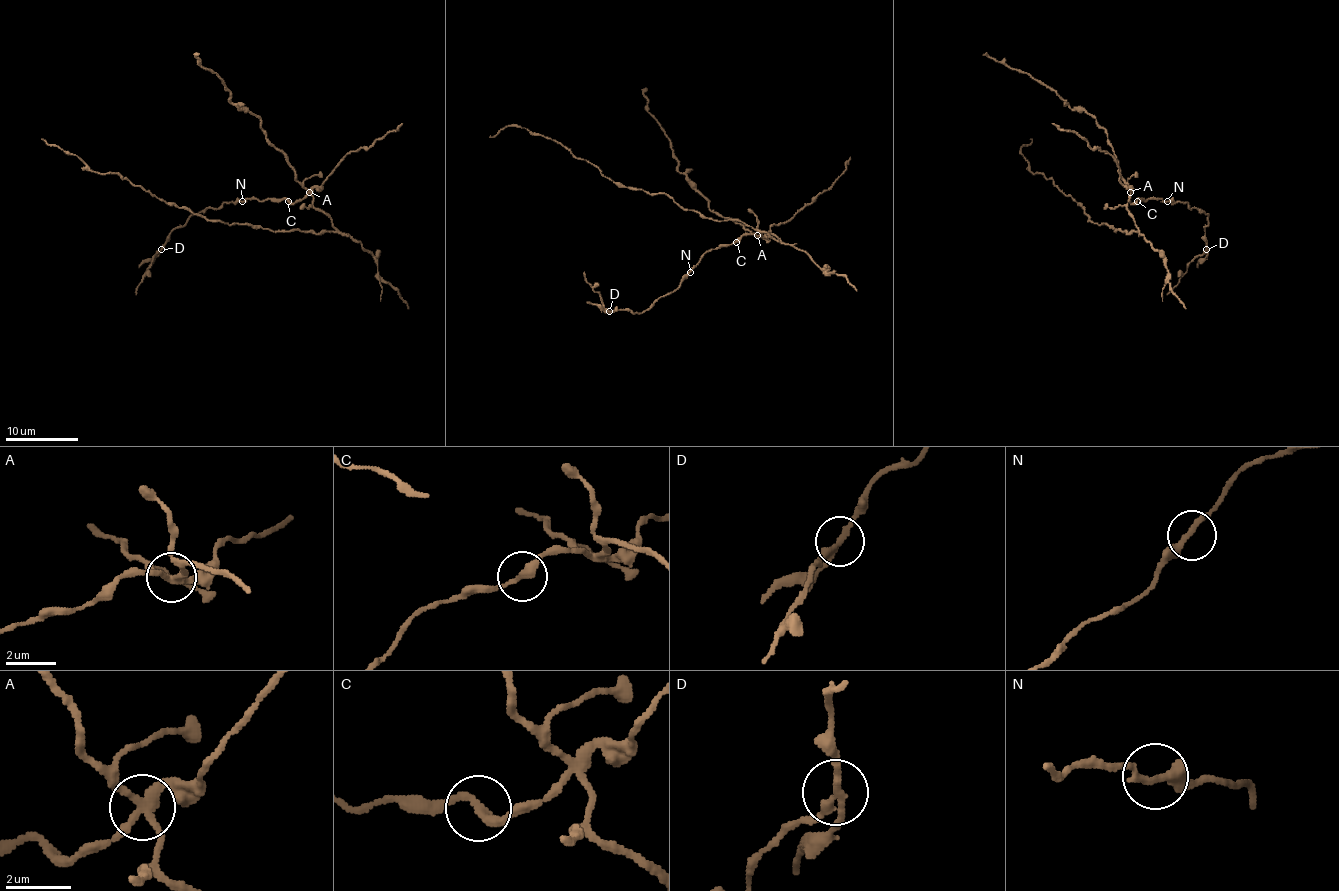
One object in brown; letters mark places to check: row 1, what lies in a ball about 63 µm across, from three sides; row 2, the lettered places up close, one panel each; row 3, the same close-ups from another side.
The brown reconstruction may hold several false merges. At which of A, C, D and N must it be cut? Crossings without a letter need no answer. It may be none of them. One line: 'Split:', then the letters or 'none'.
Split: A, D

